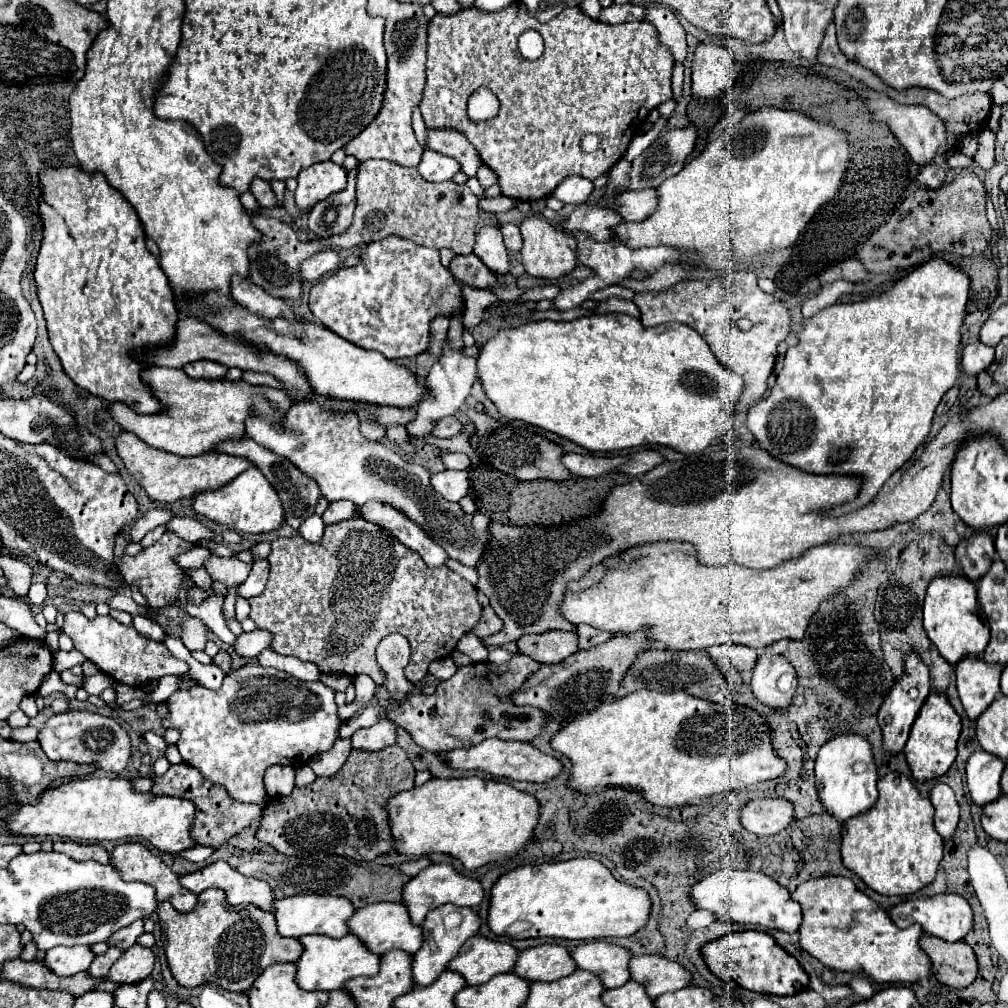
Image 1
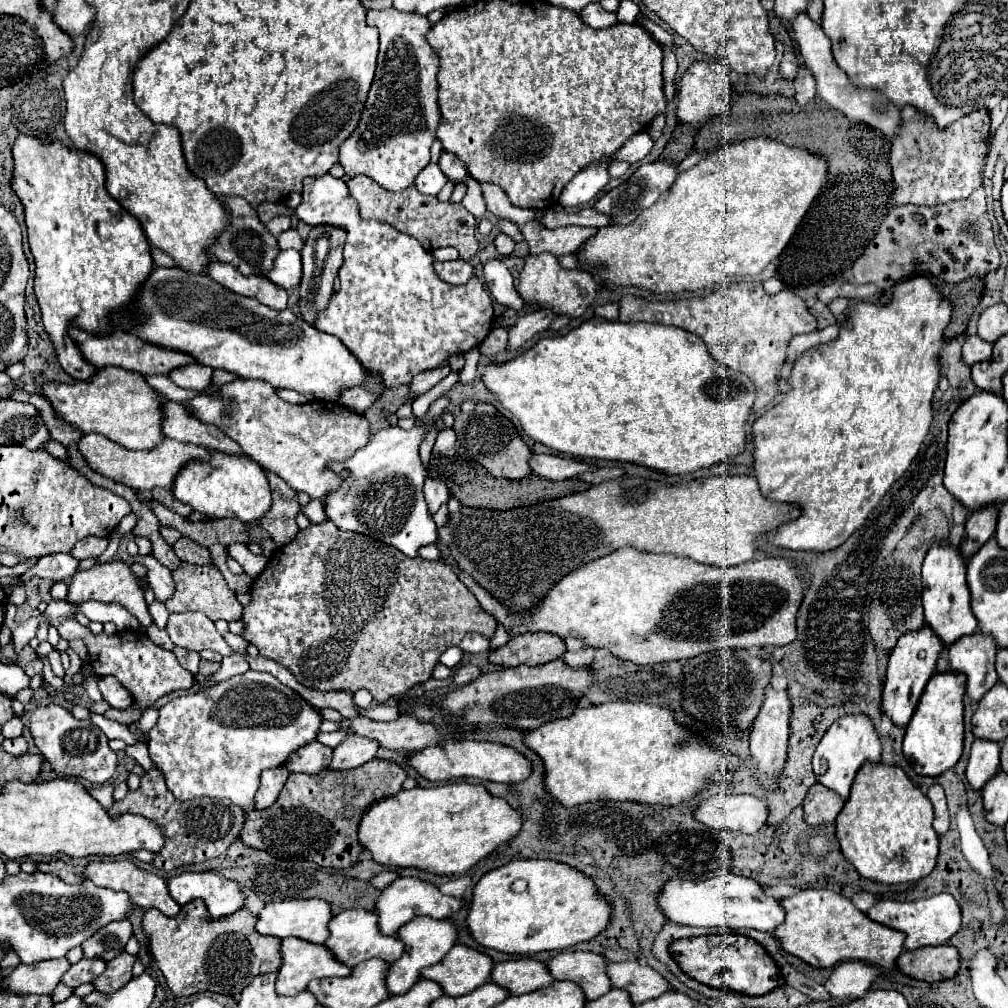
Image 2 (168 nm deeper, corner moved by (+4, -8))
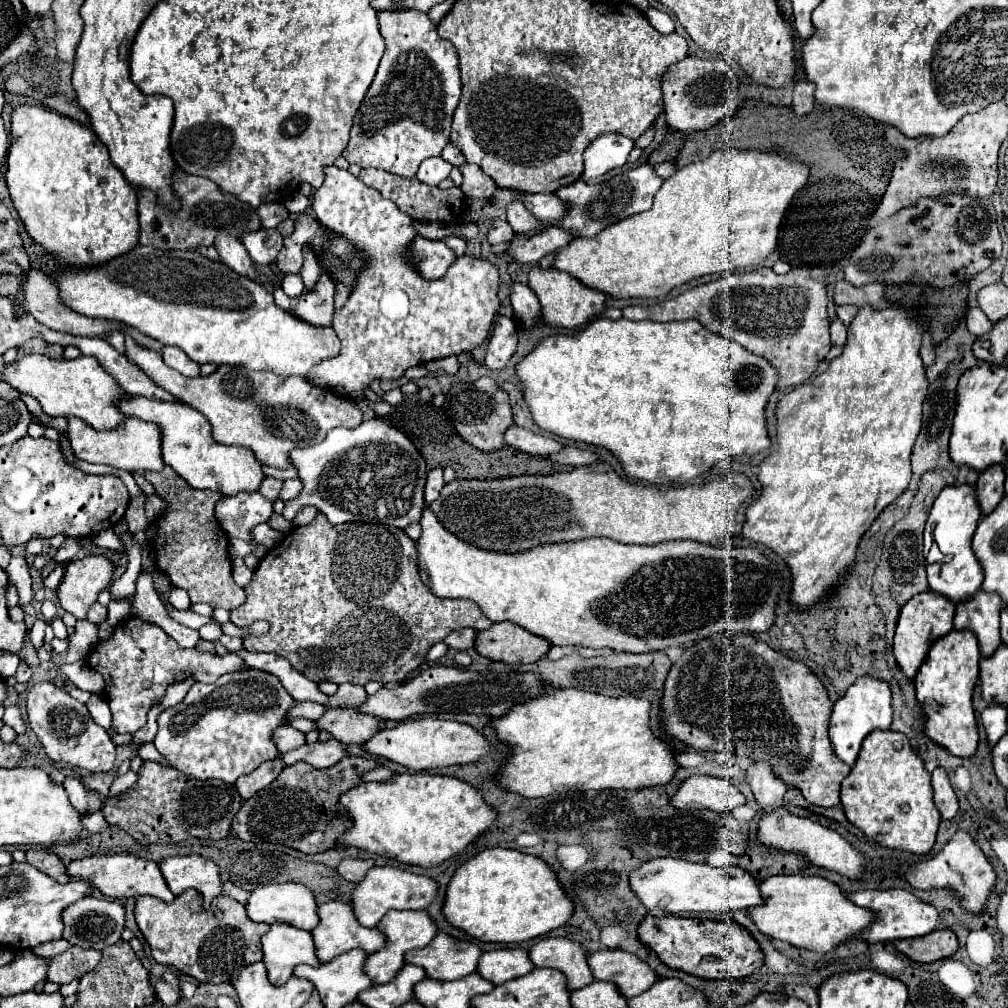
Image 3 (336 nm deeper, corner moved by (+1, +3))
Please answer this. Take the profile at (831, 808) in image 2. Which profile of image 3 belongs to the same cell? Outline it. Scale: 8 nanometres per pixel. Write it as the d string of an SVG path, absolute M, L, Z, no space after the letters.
M725 633L697 641L683 657L673 663L663 689L663 721L665 733L695 747L711 751L745 751L751 761L769 763L775 773L797 787L803 797L819 807L837 807L841 781L851 769L835 757L827 739L831 701L823 683L803 665L773 651L749 633Z

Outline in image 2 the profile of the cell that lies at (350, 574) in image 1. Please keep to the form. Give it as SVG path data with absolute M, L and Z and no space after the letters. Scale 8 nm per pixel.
M324 520L320 524L310 524L306 530L300 530L292 542L288 542L286 546L280 546L272 554L270 564L264 568L264 572L252 582L250 594L252 594L252 600L248 606L244 606L244 614L242 614L242 622L244 622L242 634L244 634L244 640L258 646L262 656L286 666L294 674L294 678L300 684L304 684L306 688L322 690L322 692L346 690L352 694L356 690L364 688L374 696L376 702L386 702L392 696L404 696L414 686L432 678L432 670L438 664L440 654L450 646L458 646L466 634L476 632L476 634L492 640L494 632L496 632L496 620L492 620L492 616L488 616L484 610L480 610L476 600L472 600L472 594L468 592L468 588L456 578L456 574L448 566L444 566L442 562L436 562L436 560L424 560L420 556L408 558L408 556L400 554L394 546L388 546L380 540L370 538L370 536L356 534L356 532L342 532L330 520Z

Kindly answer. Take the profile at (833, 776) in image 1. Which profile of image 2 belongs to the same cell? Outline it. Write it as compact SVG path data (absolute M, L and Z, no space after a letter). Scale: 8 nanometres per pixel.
M862 712L860 714L846 714L846 716L838 718L826 730L826 734L822 736L822 740L820 740L820 744L818 744L816 752L814 752L812 764L814 764L816 780L820 784L826 784L826 788L838 792L842 798L848 798L858 768L866 760L878 762L880 760L880 750L882 750L880 736L876 734L872 720L866 714L862 714Z

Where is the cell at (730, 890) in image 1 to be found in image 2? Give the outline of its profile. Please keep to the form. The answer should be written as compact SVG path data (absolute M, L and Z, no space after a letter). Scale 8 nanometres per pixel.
M728 872L702 882L670 878L658 892L656 904L666 920L682 926L710 926L732 930L754 928L762 932L772 932L780 922L784 922L784 910L780 908L780 900L766 896L756 880Z

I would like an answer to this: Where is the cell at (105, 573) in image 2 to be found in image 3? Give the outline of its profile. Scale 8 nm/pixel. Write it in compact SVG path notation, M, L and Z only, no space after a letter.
M89 555L67 565L65 577L57 589L59 605L83 621L97 595L111 585L115 565L105 555Z

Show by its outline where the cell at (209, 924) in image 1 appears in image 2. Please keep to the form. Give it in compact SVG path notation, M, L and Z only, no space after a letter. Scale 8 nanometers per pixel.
M202 900L184 904L174 918L164 916L160 910L148 910L142 918L142 930L150 940L154 964L162 970L176 996L216 992L238 998L248 980L258 974L276 972L280 968L280 940L258 934L254 924L256 916L244 908L212 920Z

